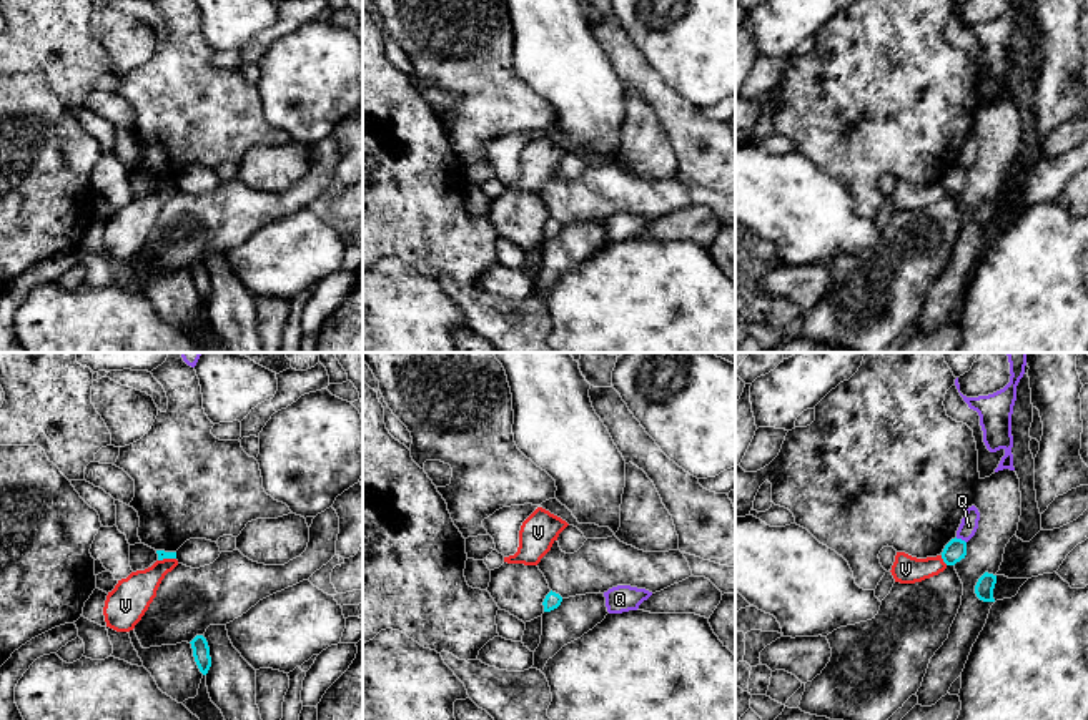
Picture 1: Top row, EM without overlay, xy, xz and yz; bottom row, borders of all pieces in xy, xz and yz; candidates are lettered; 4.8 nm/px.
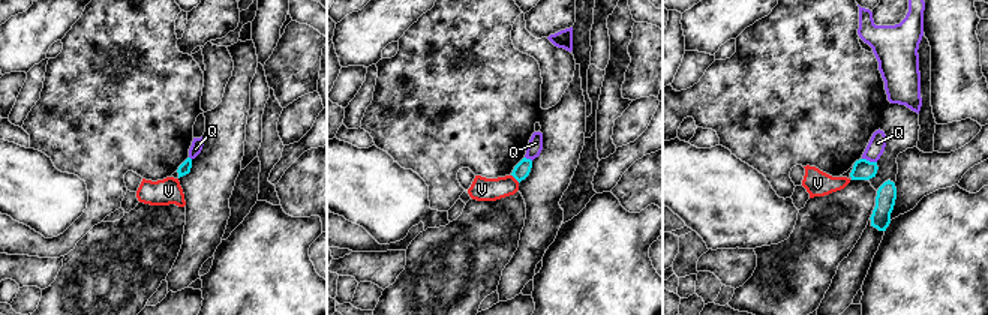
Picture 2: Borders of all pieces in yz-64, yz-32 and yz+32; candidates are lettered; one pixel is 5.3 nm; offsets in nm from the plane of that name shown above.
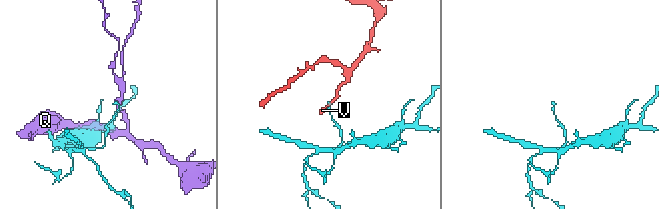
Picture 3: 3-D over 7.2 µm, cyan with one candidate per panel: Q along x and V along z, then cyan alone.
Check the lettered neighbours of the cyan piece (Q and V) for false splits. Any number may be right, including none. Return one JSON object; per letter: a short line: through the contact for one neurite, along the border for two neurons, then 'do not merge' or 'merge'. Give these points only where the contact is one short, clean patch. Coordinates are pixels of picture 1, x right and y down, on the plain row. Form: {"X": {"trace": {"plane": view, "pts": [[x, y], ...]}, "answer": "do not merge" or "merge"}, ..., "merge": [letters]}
{"Q": {"answer": "do not merge"}, "V": {"trace": {"plane": "yz", "pts": [[940, 183], [947, 192]]}, "answer": "do not merge"}, "merge": []}

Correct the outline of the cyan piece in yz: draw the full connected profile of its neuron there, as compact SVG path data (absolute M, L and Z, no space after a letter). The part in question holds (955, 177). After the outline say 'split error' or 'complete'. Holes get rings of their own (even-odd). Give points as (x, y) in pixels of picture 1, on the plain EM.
M952 166L943 180L942 180L942 186L947 193L955 193L957 190L960 190L962 186L965 186L967 183L967 170L962 166Z; complete

